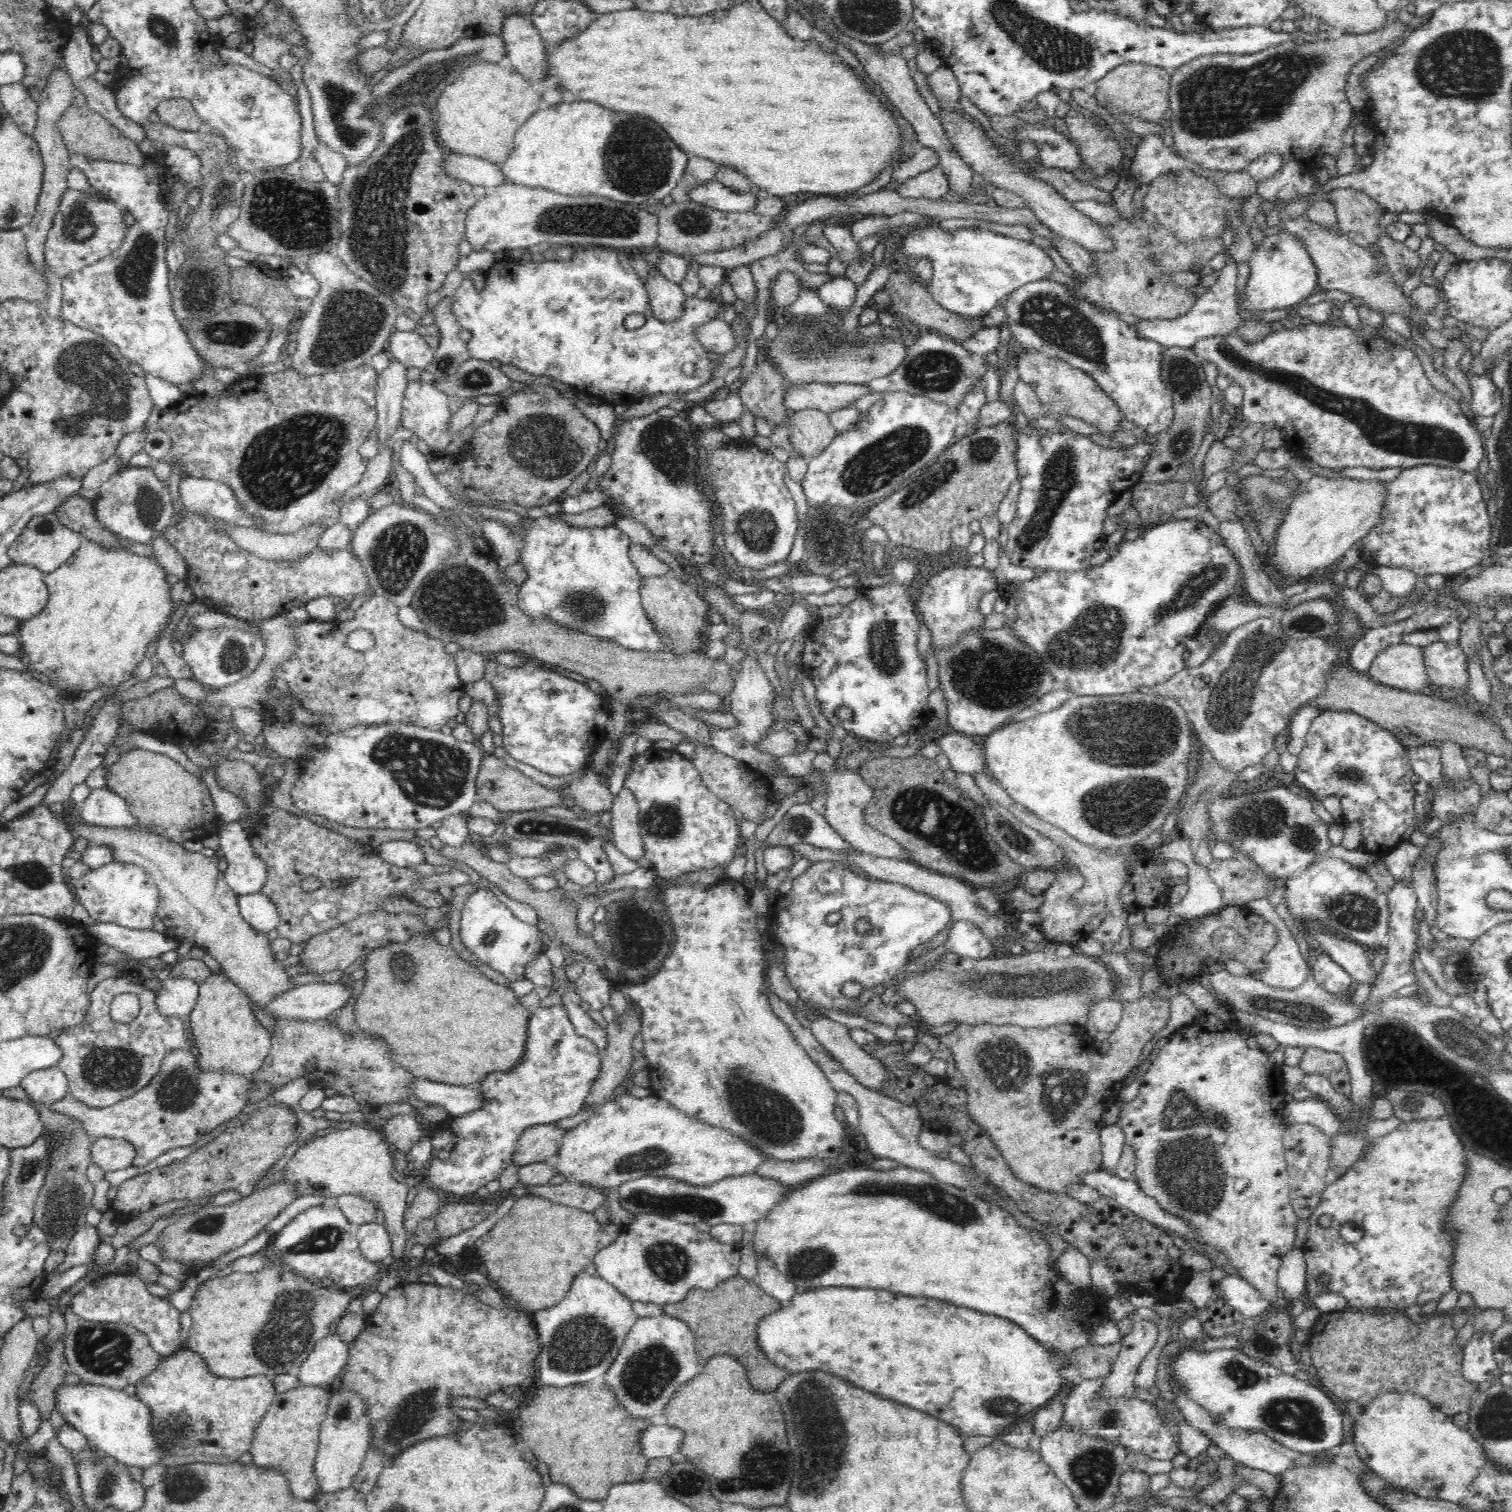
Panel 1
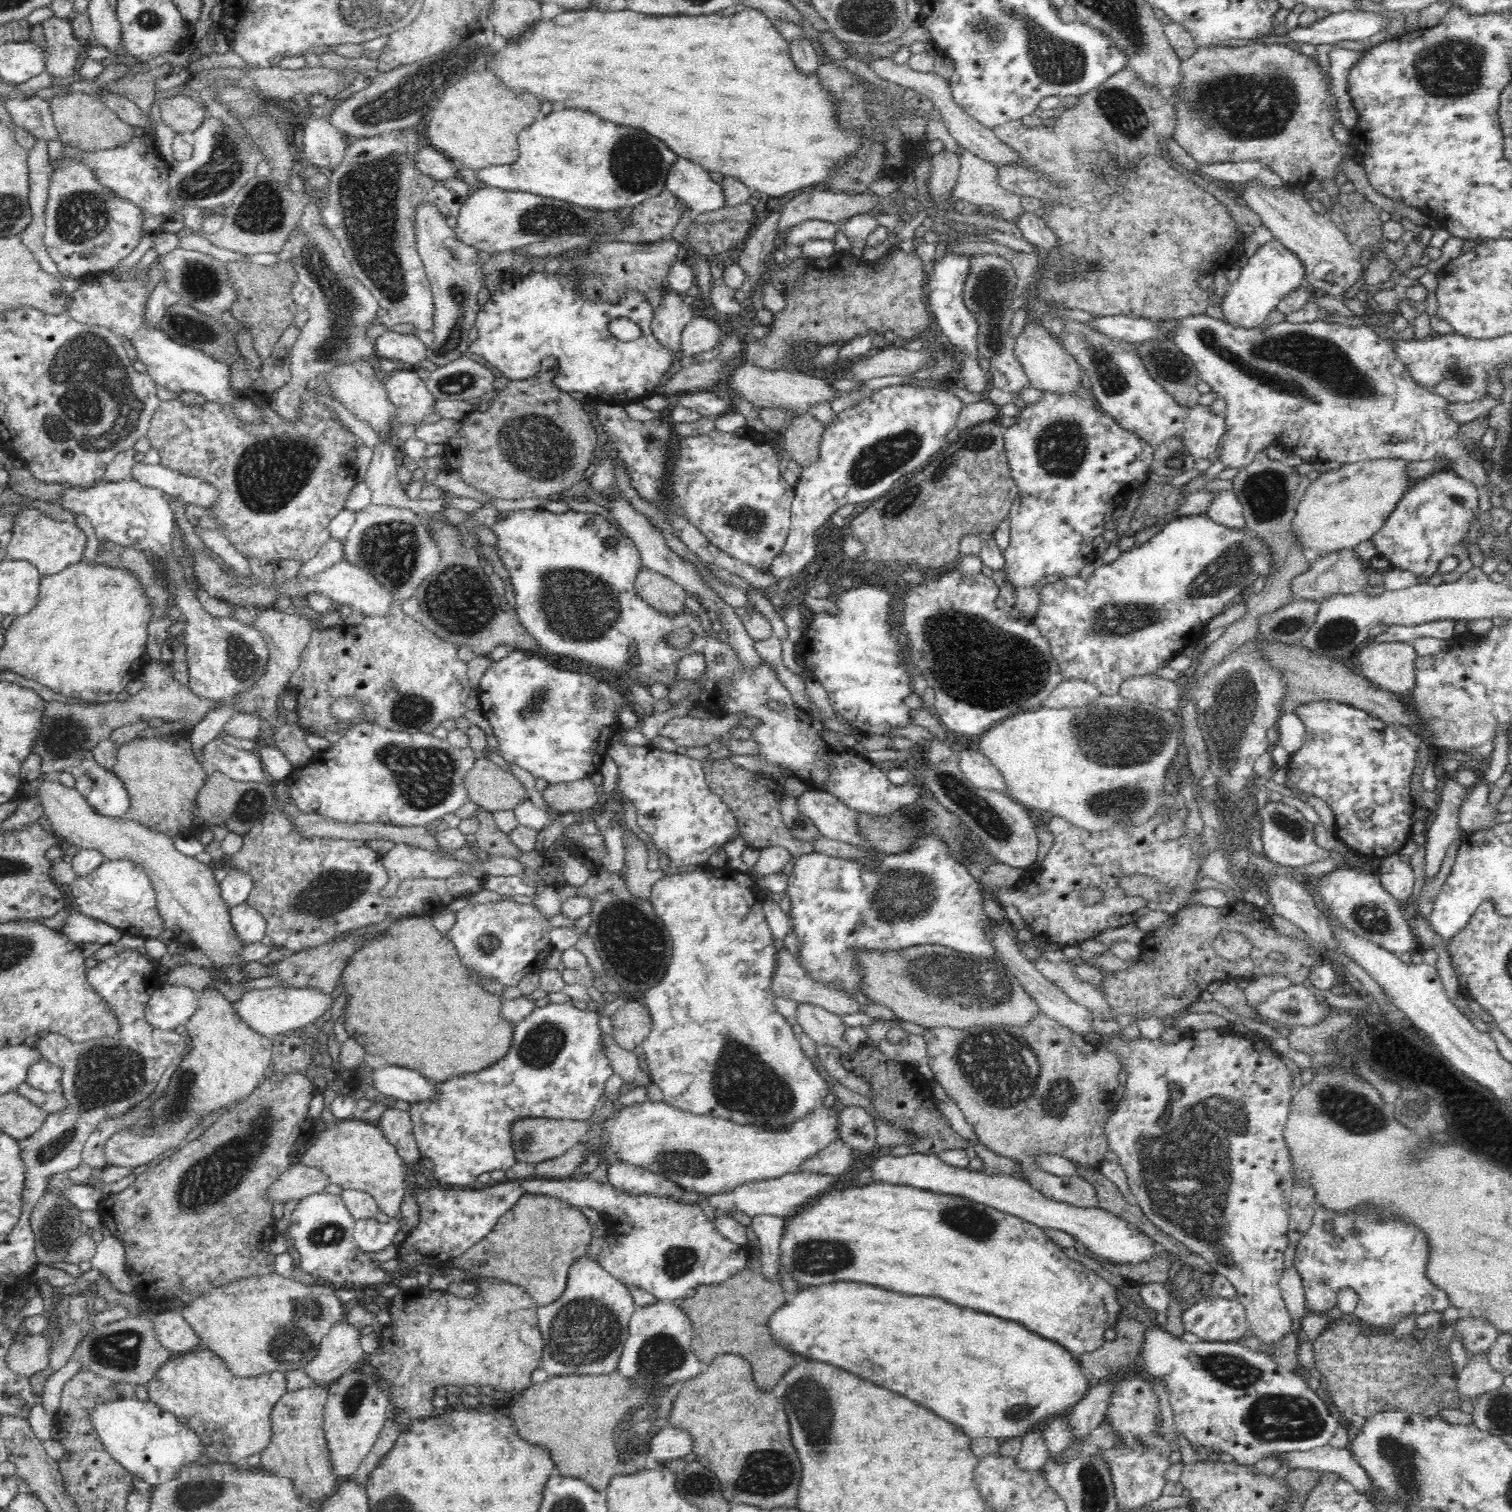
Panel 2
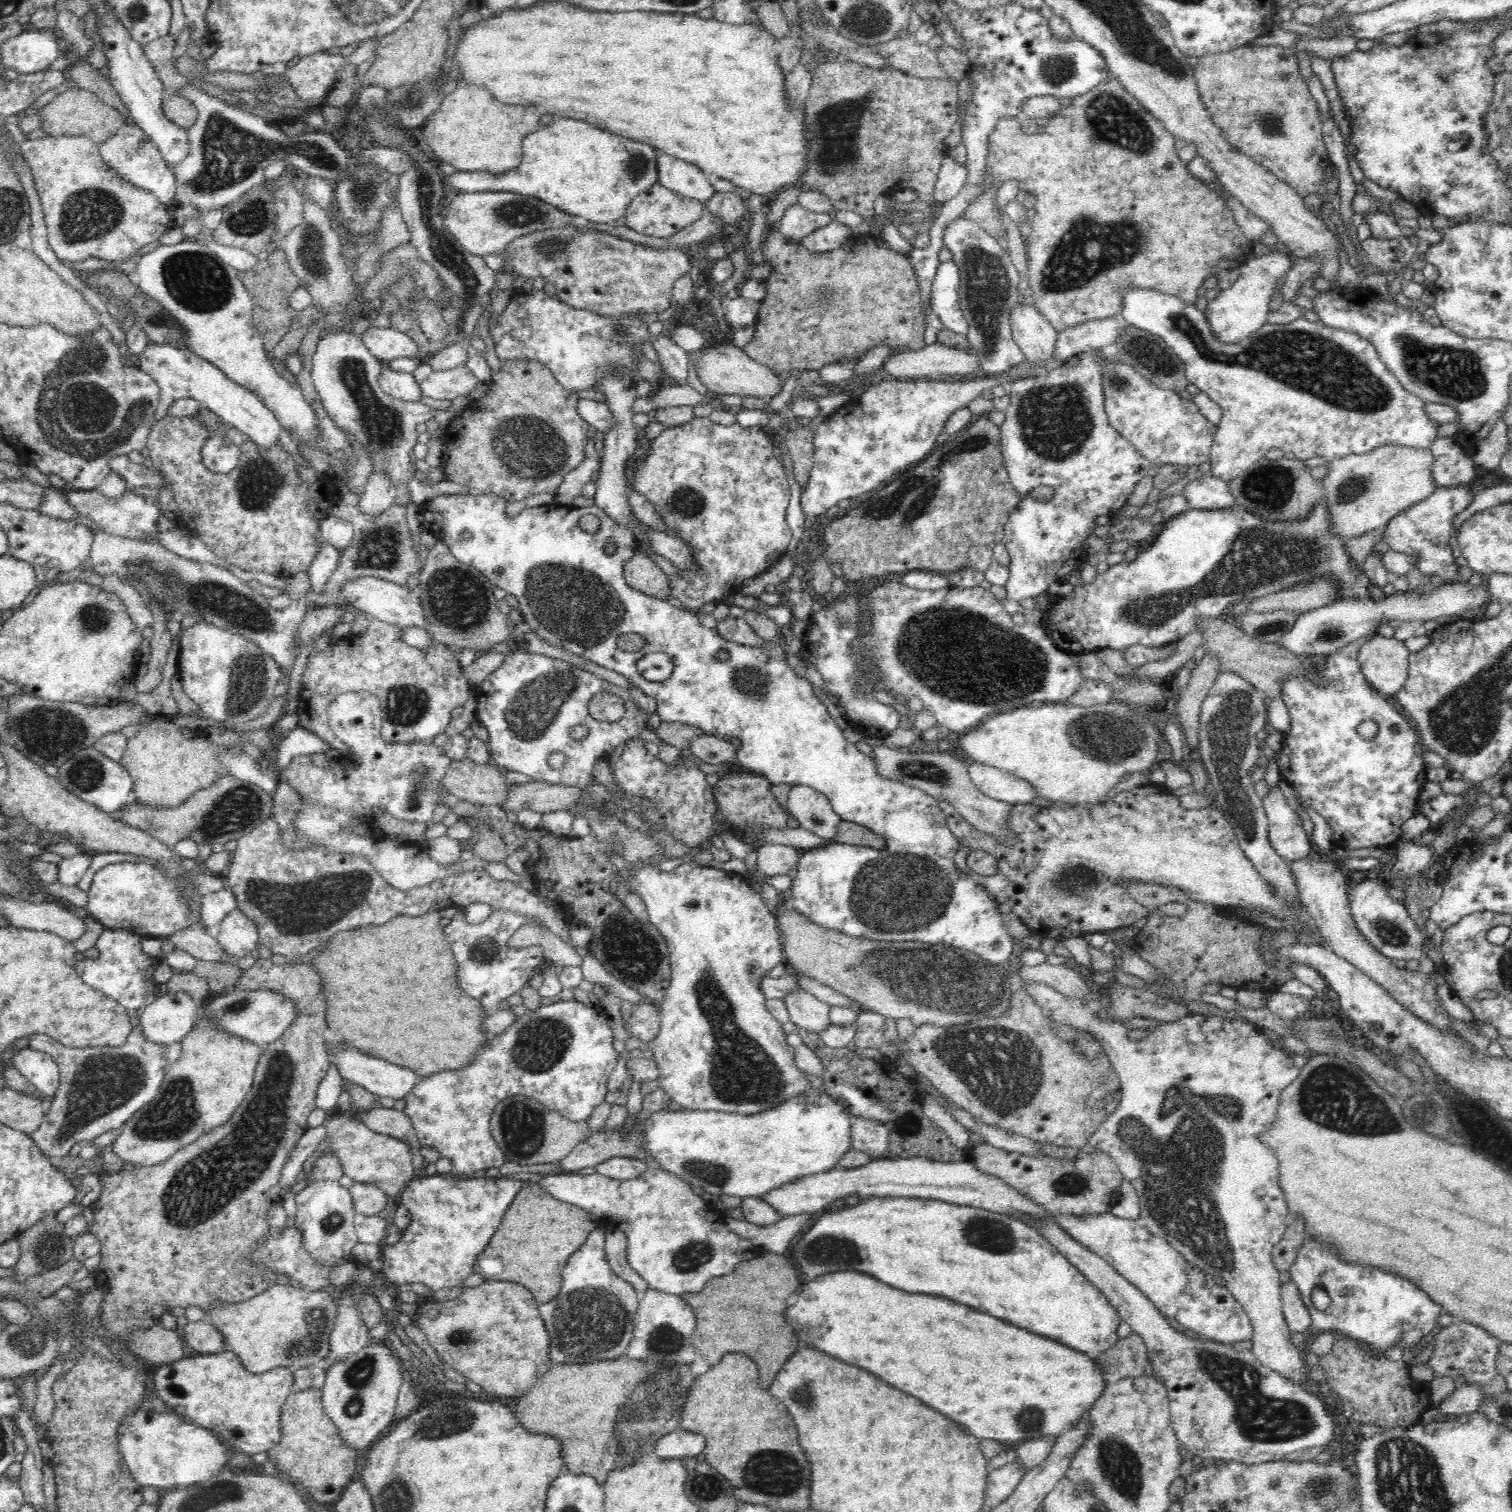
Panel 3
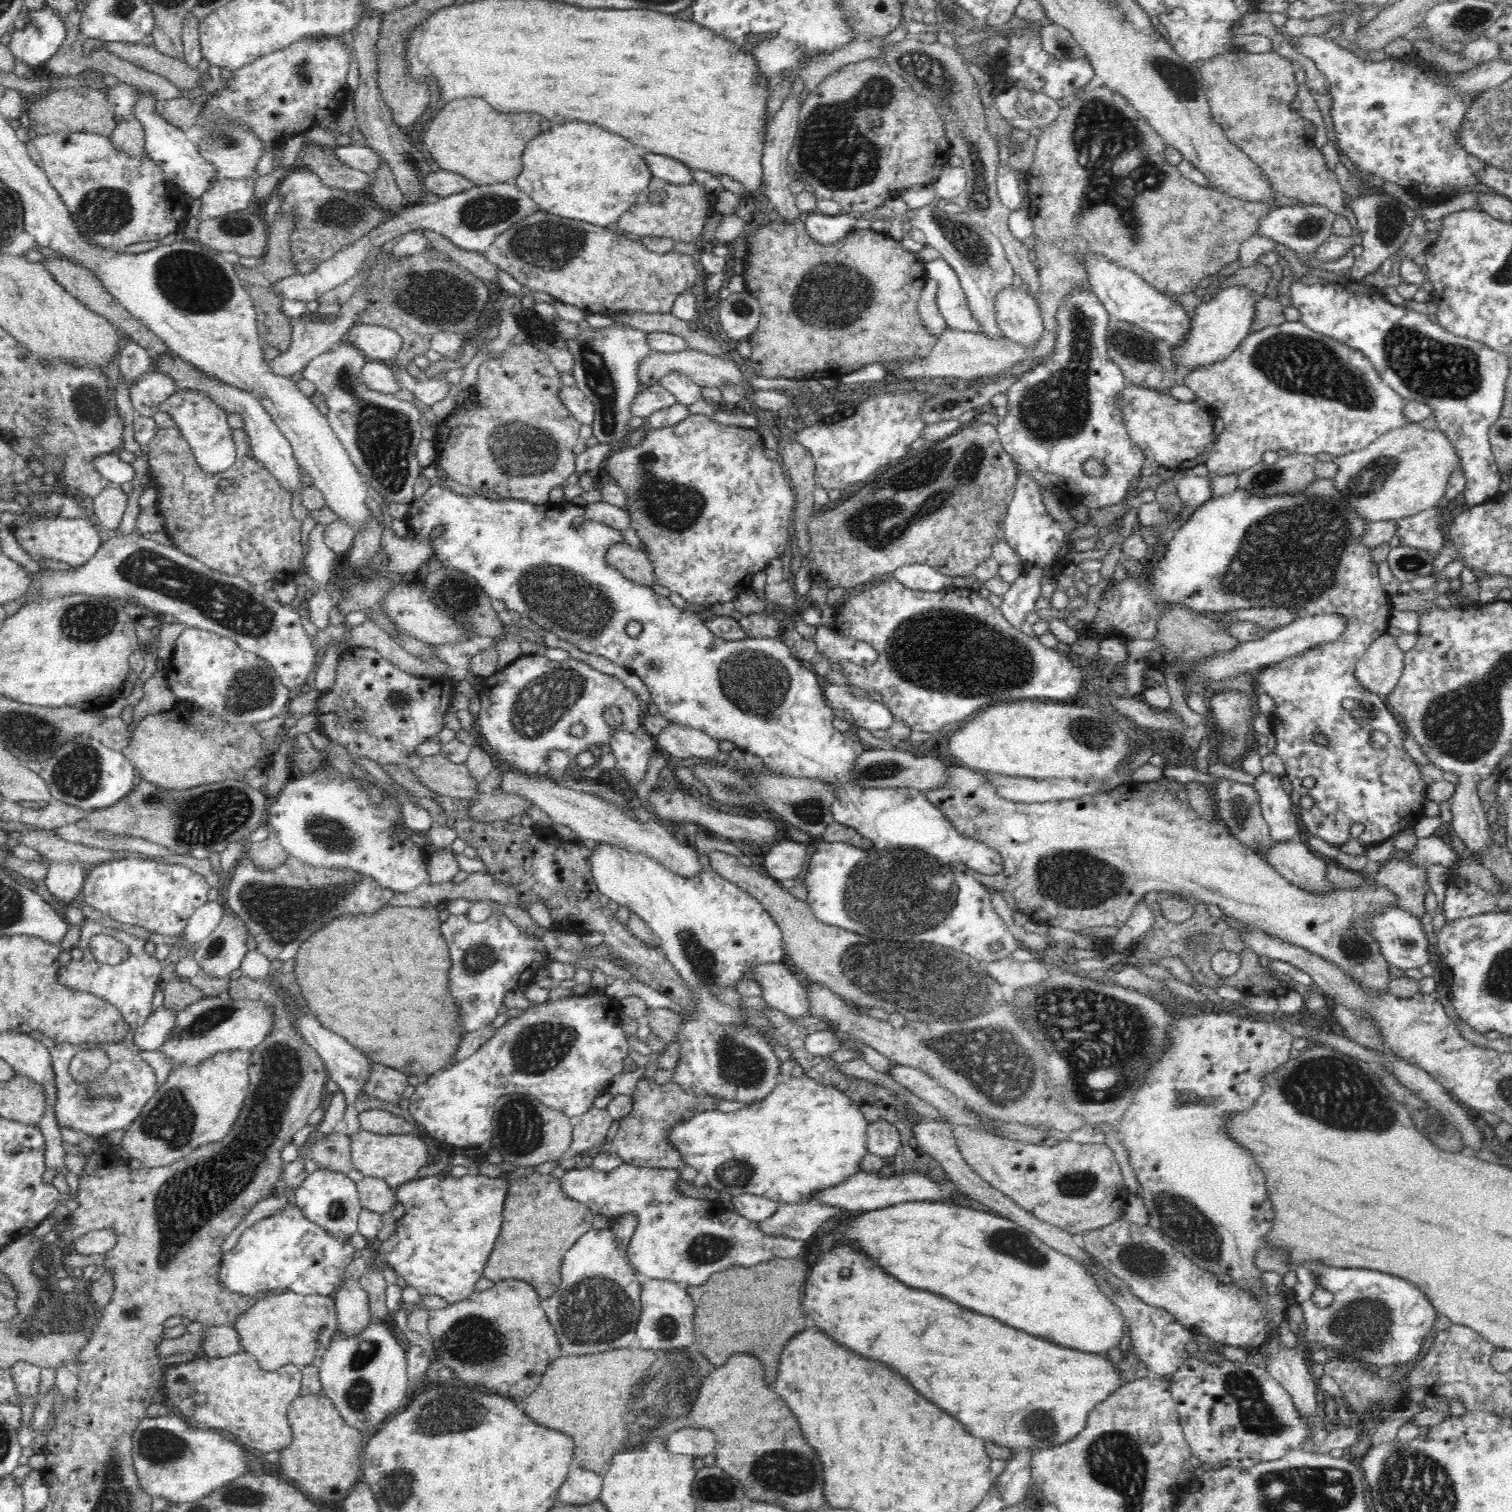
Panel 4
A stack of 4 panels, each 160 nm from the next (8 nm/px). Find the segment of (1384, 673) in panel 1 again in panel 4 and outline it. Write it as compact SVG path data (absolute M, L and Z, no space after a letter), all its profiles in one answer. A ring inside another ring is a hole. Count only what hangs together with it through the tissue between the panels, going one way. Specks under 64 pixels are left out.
M1386 632L1373 640L1372 644L1369 644L1364 656L1357 662L1356 677L1362 681L1369 692L1384 698L1398 686L1404 670L1404 660L1405 652L1398 646L1397 639Z

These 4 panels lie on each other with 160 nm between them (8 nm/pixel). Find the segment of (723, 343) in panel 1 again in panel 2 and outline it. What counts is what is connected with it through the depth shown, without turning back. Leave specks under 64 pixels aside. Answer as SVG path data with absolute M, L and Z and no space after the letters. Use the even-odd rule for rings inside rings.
M705 316L694 317L684 327L680 348L686 356L710 352L724 341L720 338L720 328L722 326L716 320L708 320Z

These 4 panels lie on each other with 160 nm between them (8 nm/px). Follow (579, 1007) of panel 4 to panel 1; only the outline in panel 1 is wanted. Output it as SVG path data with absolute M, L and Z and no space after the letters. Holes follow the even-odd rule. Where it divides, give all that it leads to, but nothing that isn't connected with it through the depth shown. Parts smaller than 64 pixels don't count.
M562 1003L550 1007L538 1006L532 1011L528 1048L520 1064L516 1064L516 1067L508 1072L494 1072L482 1082L482 1086L478 1086L484 1091L486 1099L490 1100L486 1108L464 1116L450 1116L446 1122L435 1125L430 1136L433 1151L431 1167L425 1177L426 1182L454 1196L470 1196L488 1182L496 1180L508 1166L513 1164L513 1148L523 1130L536 1125L556 1123L580 1112L590 1087L598 1076L601 1056L594 1041L576 1033Z

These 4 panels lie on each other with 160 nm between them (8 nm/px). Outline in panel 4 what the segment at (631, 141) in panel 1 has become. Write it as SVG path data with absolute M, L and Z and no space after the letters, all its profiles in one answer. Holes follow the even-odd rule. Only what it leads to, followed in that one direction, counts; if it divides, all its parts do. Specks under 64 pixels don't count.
M566 122L554 124L548 132L532 138L523 150L523 169L514 184L531 196L541 211L568 219L581 220L599 227L617 222L636 202L639 194L650 184L653 174L643 154L628 140L604 132L596 124ZM436 169L426 178L426 190L429 190L431 198L468 192L468 190L472 190L472 188L476 188L479 185L475 180L470 180L462 174L444 169Z

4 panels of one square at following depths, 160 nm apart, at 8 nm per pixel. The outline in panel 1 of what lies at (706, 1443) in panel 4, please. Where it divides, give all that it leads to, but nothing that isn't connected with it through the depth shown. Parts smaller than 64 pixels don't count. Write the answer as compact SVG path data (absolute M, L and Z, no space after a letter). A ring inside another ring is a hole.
M650 1423L648 1428L640 1434L642 1454L647 1458L676 1458L678 1446L682 1440L682 1432L678 1428Z

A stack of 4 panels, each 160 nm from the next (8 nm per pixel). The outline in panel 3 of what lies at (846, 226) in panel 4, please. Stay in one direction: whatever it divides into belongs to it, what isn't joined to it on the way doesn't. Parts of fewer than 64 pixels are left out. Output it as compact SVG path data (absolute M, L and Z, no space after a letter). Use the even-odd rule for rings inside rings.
M834 221L820 230L814 230L806 238L802 238L801 243L810 252L823 253L840 248L851 237L852 230Z

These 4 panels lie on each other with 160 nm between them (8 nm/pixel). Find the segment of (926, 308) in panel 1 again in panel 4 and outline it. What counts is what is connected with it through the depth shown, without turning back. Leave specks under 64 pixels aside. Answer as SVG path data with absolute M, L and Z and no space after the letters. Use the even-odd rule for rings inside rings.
M803 221L793 224L772 223L758 229L754 233L752 240L748 241L748 251L743 262L748 264L748 268L742 274L745 280L745 288L754 298L758 299L761 306L758 326L748 336L748 341L751 344L751 354L746 359L749 368L757 376L766 378L784 377L799 381L818 380L827 376L842 377L871 362L886 360L892 362L893 366L896 366L904 360L926 356L936 342L937 338L926 332L917 309L920 291L924 286L926 278L928 278L923 265L924 261L918 258L918 255L904 249L900 241L897 241L887 233L879 233L872 228L866 230L855 229L846 238L842 238L840 242L822 246L811 239Z

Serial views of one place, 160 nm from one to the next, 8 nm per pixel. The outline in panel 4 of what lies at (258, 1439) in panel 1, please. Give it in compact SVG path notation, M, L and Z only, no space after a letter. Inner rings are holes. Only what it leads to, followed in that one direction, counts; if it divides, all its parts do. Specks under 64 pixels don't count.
M322 1392L300 1395L292 1400L288 1406L287 1419L292 1431L292 1442L279 1450L280 1476L296 1480L296 1486L306 1492L312 1502L345 1499L361 1472L362 1434L344 1422L332 1400Z

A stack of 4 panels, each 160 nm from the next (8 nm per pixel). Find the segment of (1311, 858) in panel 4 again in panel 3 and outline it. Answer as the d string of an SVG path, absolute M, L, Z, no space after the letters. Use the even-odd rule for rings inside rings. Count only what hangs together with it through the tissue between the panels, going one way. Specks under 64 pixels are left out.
M1319 855L1312 859L1290 863L1290 869L1296 873L1305 912L1308 913L1309 919L1317 927L1321 936L1326 939L1328 948L1338 957L1344 958L1348 963L1366 974L1368 979L1372 979L1378 986L1384 988L1408 1012L1417 1016L1426 1024L1430 1024L1430 1027L1433 1027L1436 1031L1446 1033L1446 1035L1454 1035L1456 1033L1454 1017L1446 1011L1446 1007L1444 1008L1440 1004L1438 990L1431 974L1424 974L1422 970L1398 968L1396 964L1392 964L1392 960L1388 956L1381 954L1376 947L1368 943L1363 935L1359 934L1349 912L1348 897L1345 896L1348 881L1345 872L1336 864L1322 859Z

